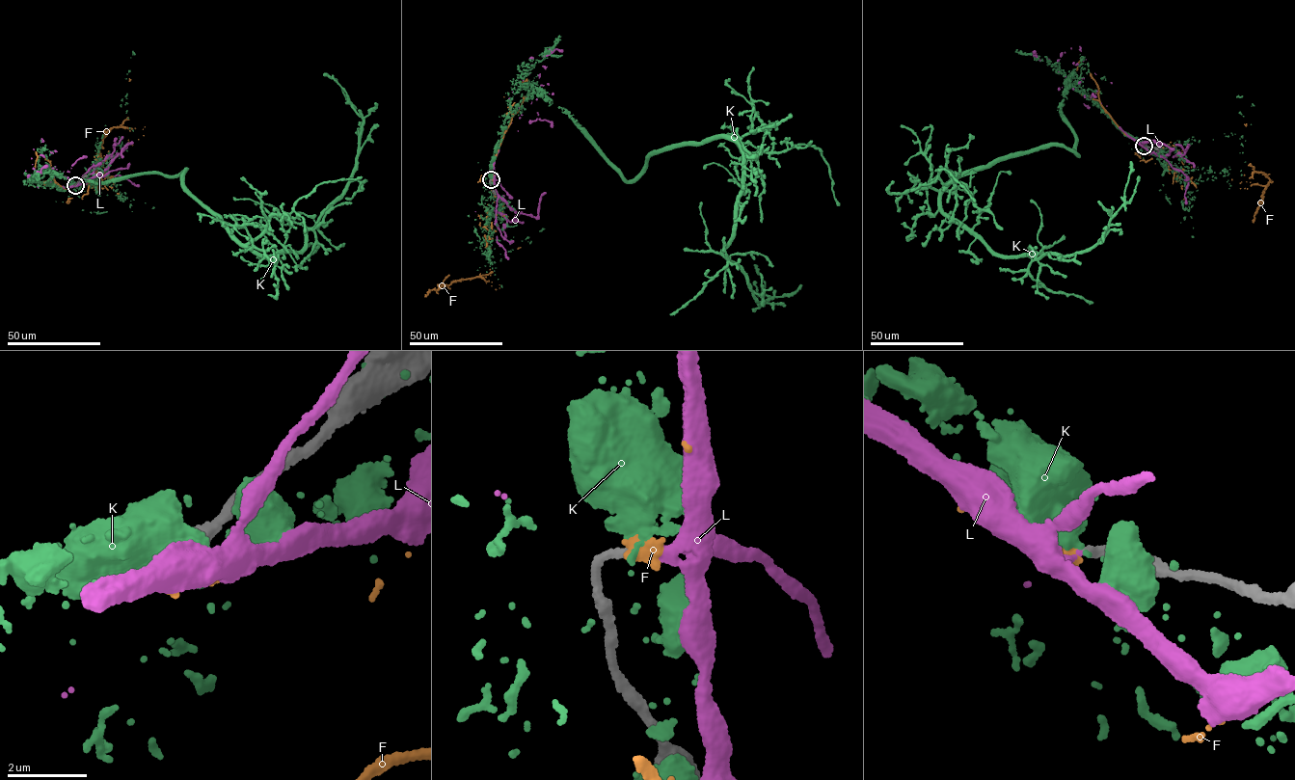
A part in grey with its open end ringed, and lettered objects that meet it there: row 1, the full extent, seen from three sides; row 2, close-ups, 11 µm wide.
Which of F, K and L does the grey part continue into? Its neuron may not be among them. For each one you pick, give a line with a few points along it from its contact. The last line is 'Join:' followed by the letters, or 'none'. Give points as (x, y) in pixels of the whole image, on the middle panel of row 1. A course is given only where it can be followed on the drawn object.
L: via (491, 179), (498, 150), (518, 131), (531, 96), (523, 80), (530, 59), (563, 51)
Join: L

